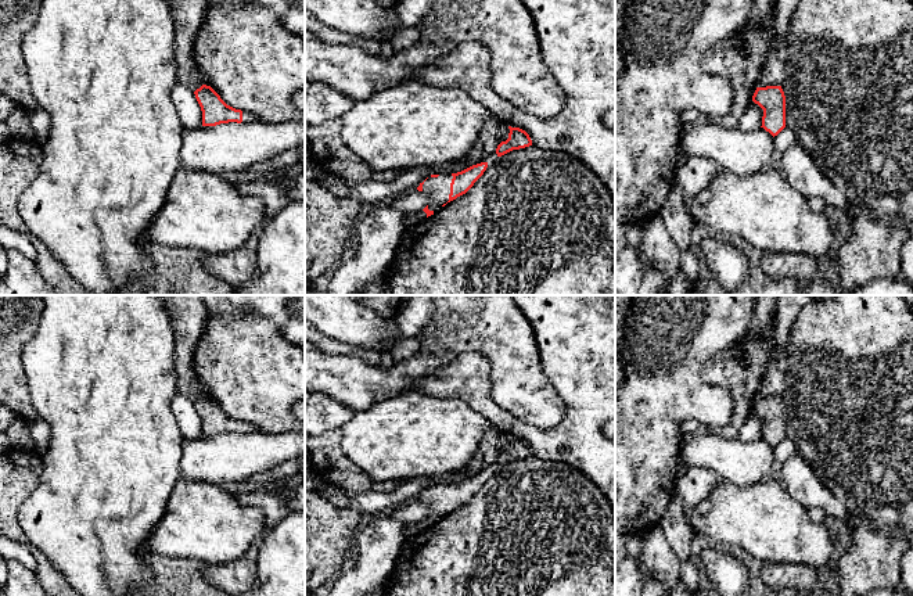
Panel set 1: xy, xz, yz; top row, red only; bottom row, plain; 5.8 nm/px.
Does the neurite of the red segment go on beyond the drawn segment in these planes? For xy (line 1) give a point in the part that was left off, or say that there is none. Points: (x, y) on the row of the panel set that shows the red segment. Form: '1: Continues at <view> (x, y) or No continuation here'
1: Continues at xy (247, 117)

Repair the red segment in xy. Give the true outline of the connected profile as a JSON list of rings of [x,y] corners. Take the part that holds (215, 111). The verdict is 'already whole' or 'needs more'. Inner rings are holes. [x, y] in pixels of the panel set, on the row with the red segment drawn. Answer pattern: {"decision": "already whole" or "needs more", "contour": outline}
{"decision": "needs more", "contour": [[[202,85],[194,94],[202,111],[202,126],[259,122],[255,115],[227,105],[211,86]]]}

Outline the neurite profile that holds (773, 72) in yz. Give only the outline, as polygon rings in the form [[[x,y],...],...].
[[[777,37],[772,46],[758,80],[758,87],[781,86],[787,73],[788,49],[786,37]]]

